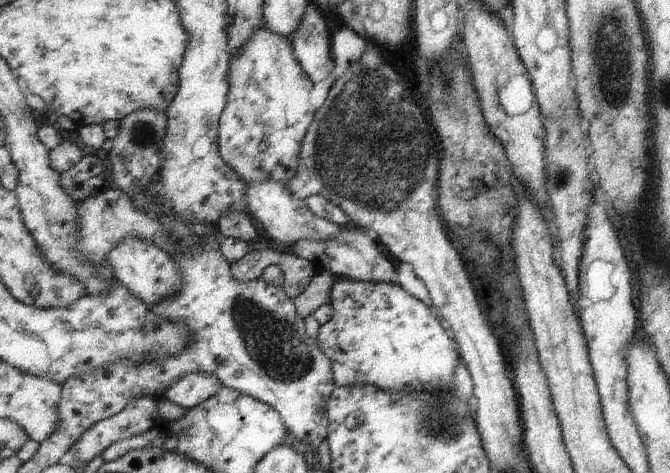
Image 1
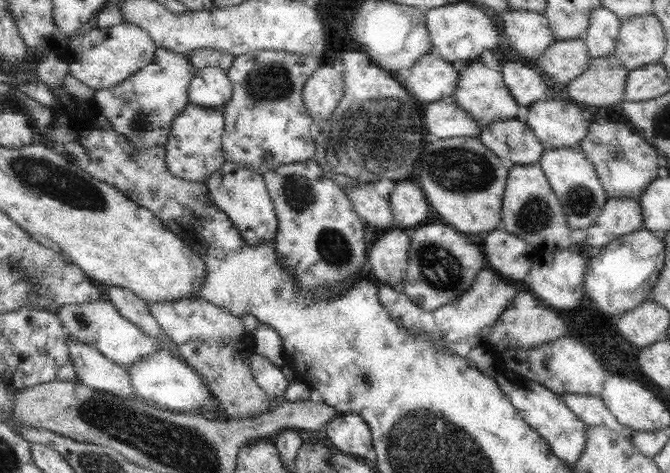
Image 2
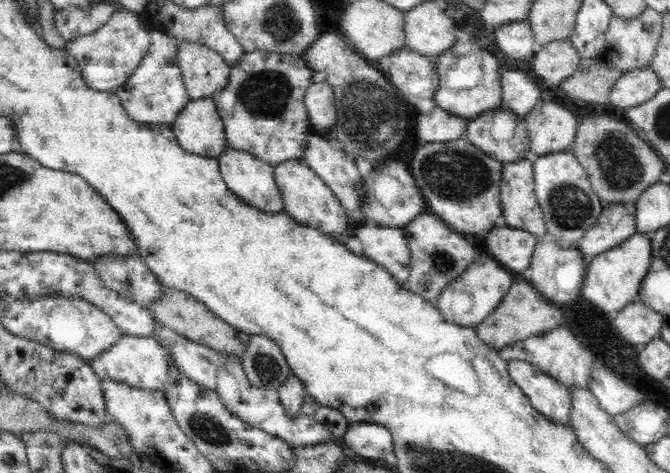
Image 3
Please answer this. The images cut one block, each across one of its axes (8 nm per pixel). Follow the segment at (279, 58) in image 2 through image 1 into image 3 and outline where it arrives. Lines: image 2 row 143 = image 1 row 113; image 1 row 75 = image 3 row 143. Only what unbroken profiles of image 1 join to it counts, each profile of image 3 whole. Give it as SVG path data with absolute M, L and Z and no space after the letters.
M260 50L246 52L240 61L232 63L232 77L228 86L218 92L212 100L224 120L225 132L230 147L255 155L264 162L279 166L286 161L304 159L308 147L310 119L307 118L306 95L313 84L313 72L305 64L302 55L269 52Z

